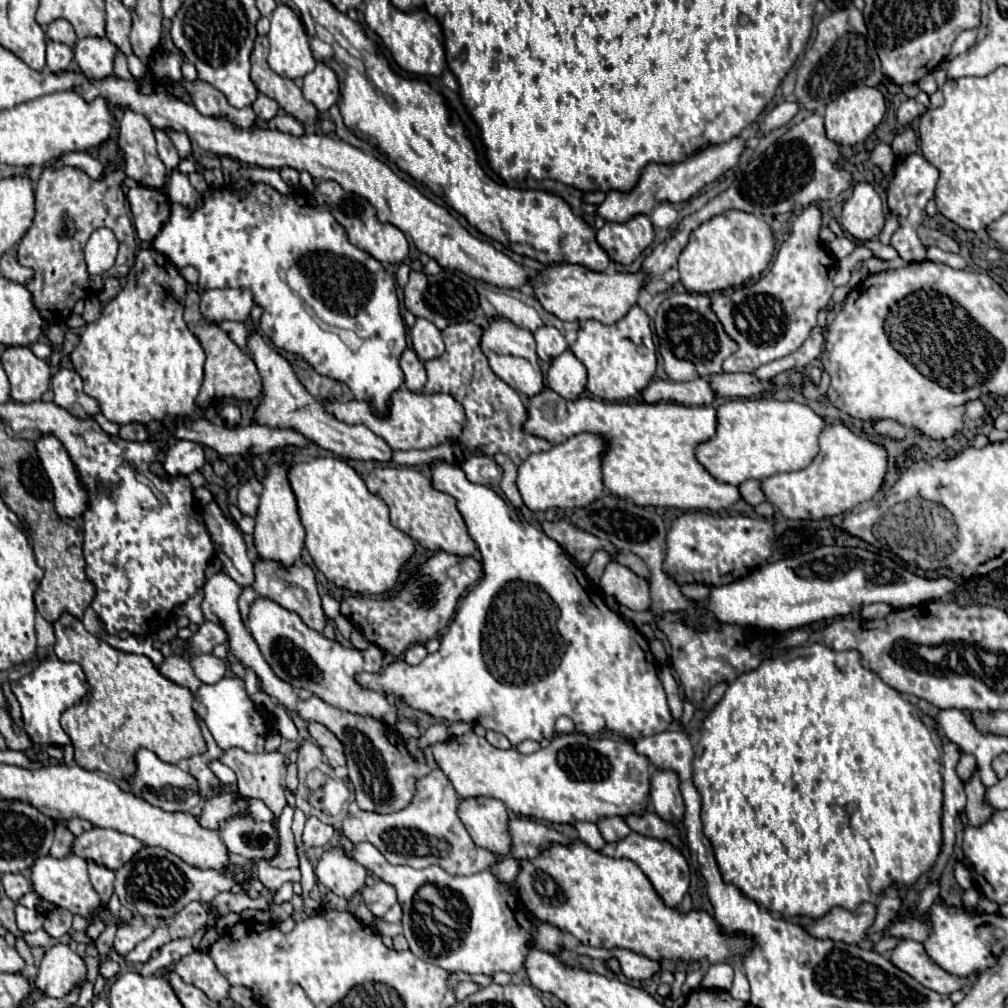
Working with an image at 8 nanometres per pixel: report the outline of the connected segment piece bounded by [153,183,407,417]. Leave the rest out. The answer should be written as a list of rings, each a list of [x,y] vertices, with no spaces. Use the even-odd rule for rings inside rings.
[[[253,183],[251,187],[241,189],[239,193],[233,193],[231,187],[209,189],[209,195],[203,197],[201,207],[191,209],[191,207],[179,205],[179,203],[171,203],[169,219],[163,223],[161,231],[153,239],[153,247],[159,253],[167,255],[177,269],[183,269],[185,265],[193,265],[199,271],[199,289],[201,291],[217,289],[217,287],[245,287],[245,289],[249,289],[253,293],[253,301],[257,301],[257,305],[263,309],[261,329],[277,349],[301,355],[317,373],[331,377],[331,379],[337,379],[337,381],[343,381],[351,389],[353,399],[367,401],[371,411],[377,417],[389,415],[391,395],[403,385],[403,379],[405,379],[399,361],[401,361],[401,353],[407,347],[405,325],[403,325],[403,319],[401,319],[401,313],[399,313],[399,301],[397,301],[397,293],[395,293],[395,279],[383,269],[383,265],[377,259],[373,259],[369,253],[361,251],[359,247],[353,247],[349,243],[347,235],[345,235],[345,229],[335,221],[335,217],[323,205],[317,205],[317,201],[311,195],[287,197],[287,195],[281,195],[279,191],[275,191],[273,187],[265,185],[265,183]]]

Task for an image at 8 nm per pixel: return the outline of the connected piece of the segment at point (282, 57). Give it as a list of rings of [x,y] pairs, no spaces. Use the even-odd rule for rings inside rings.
[[[278,4],[273,11],[267,37],[271,43],[269,65],[277,75],[297,79],[313,71],[315,59],[309,49],[305,27],[287,5]]]

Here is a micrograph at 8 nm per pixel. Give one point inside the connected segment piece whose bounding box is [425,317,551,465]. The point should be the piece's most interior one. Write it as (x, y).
(495, 413)

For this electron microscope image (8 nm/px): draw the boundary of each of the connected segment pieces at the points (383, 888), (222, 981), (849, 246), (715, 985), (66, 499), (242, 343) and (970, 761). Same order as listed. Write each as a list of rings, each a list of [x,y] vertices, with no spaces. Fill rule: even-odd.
[[[381,879],[375,881],[373,887],[365,887],[361,893],[357,893],[353,899],[349,899],[351,913],[355,913],[359,901],[365,901],[375,917],[383,917],[385,911],[395,903],[395,887]]]
[[[193,951],[191,955],[181,957],[175,963],[175,973],[179,973],[185,983],[205,991],[205,995],[213,1001],[229,997],[229,981],[217,971],[213,959],[205,951]]]
[[[837,237],[835,241],[831,241],[831,243],[827,245],[827,249],[829,249],[837,259],[843,259],[843,257],[847,257],[847,255],[855,249],[855,245],[853,245],[853,241],[849,241],[847,237]]]
[[[717,963],[707,969],[701,979],[701,989],[723,989],[729,991],[733,985],[733,967],[729,963]]]
[[[47,435],[37,441],[37,453],[47,477],[53,483],[55,511],[67,519],[83,517],[89,507],[89,495],[81,485],[77,469],[61,441],[53,435]]]
[[[225,321],[225,323],[221,323],[219,327],[221,327],[223,331],[227,331],[229,337],[231,337],[243,351],[247,351],[247,337],[249,337],[249,333],[247,333],[247,329],[245,329],[243,323],[237,323],[237,321]]]
[[[963,755],[961,757],[961,761],[959,761],[959,765],[957,765],[957,775],[963,779],[963,781],[967,781],[969,777],[971,777],[971,773],[975,771],[975,757],[973,755]]]

